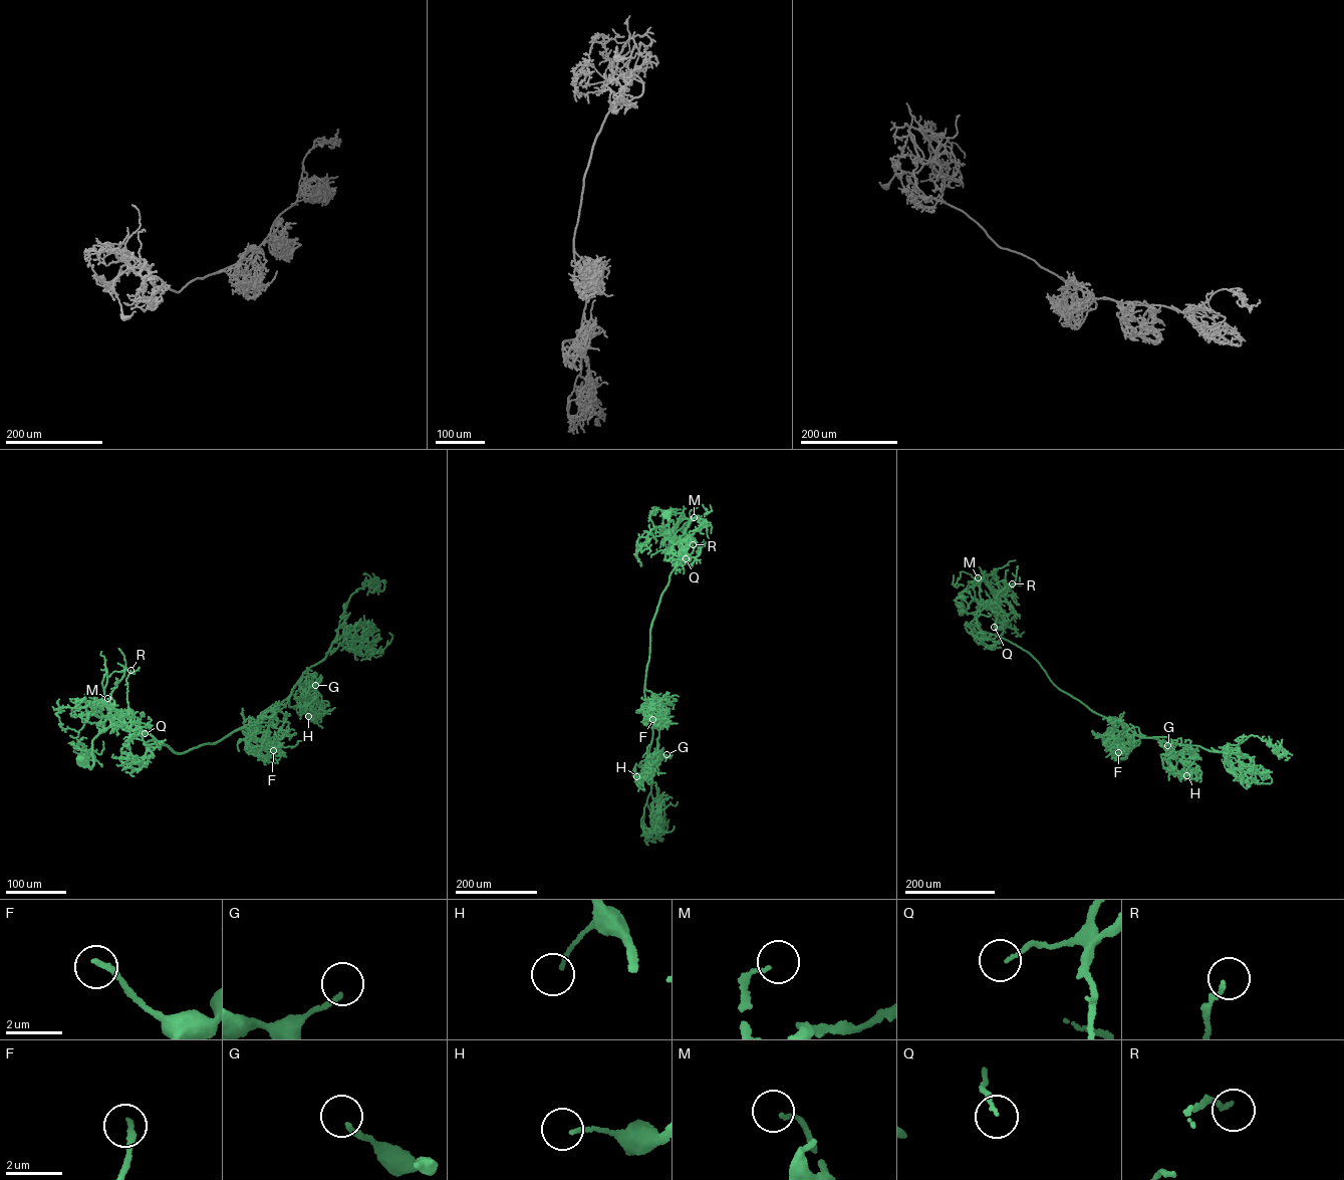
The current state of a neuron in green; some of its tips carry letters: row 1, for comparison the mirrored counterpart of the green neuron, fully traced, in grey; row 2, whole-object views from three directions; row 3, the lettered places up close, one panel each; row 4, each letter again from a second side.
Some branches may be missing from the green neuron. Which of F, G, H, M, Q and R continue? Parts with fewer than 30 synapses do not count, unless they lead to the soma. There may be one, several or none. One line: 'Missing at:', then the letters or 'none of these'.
Missing at: none of these

